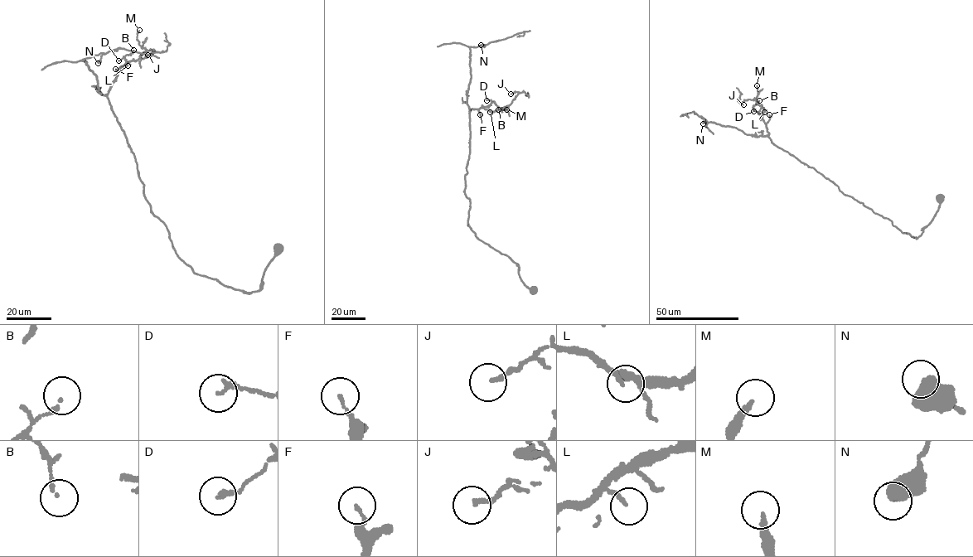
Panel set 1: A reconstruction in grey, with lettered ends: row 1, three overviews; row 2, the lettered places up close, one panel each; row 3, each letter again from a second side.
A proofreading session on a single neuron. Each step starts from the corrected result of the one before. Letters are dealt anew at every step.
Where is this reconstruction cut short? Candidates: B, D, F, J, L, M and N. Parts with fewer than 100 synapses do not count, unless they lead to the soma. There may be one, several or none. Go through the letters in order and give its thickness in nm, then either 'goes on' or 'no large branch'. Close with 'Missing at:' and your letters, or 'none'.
B: 130 nm | no large branch
D: 190 nm | no large branch
F: 110 nm | no large branch
J: 150 nm | no large branch
L: 130 nm | no large branch
M: 240 nm | no large branch
N: 600 nm | no large branch
Missing at: none

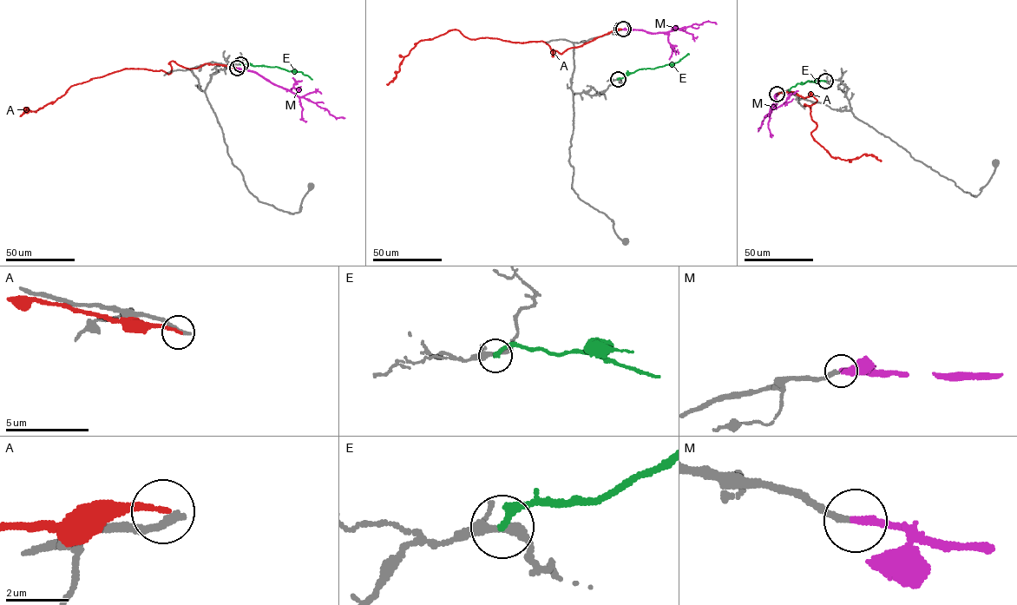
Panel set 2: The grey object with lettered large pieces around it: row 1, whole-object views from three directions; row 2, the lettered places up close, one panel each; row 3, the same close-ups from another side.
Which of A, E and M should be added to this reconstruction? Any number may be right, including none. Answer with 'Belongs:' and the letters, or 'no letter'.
Belongs: M

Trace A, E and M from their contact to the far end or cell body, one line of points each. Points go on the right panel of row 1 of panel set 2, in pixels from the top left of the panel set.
A: (777, 94), (810, 92), (817, 101), (803, 106), (817, 126), (811, 135), (832, 157), (881, 161)
E: (825, 82), (798, 83), (790, 90)
M: (777, 94), (774, 95), (777, 103), (759, 128)

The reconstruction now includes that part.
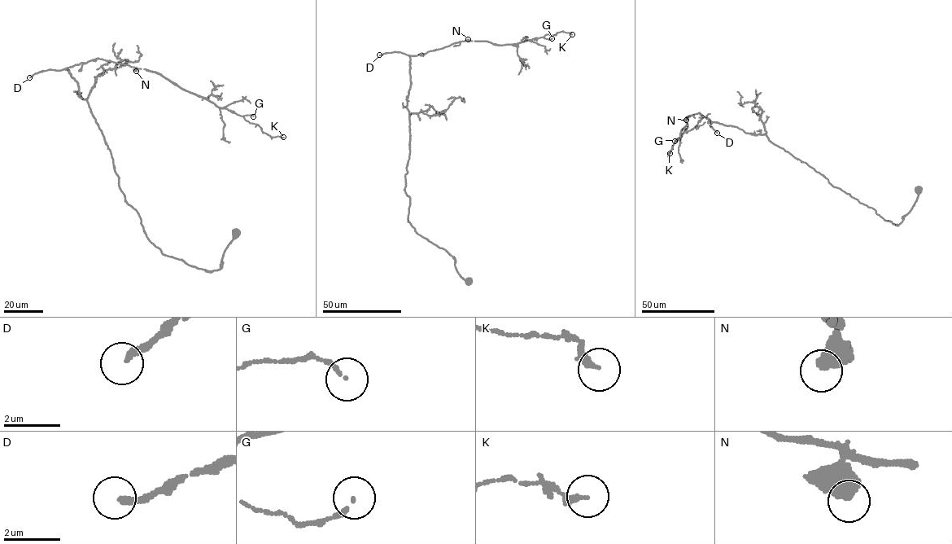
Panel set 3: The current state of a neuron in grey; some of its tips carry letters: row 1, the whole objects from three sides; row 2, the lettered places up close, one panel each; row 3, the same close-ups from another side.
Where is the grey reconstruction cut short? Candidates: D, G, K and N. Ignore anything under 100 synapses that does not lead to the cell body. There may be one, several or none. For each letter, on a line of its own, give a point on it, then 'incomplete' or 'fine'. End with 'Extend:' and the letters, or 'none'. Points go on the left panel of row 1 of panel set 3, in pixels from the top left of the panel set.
D: at (29, 77); incomplete
G: at (253, 116); fine
K: at (283, 137); fine
N: at (136, 71); fine
Extend: D

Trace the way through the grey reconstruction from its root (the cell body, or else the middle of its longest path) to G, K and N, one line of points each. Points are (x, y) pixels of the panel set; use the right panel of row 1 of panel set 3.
G: (919, 189), (912, 208), (896, 225), (765, 134), (711, 122), (698, 112), (685, 117), (687, 127), (674, 141)
K: (919, 189), (912, 208), (896, 225), (765, 134), (711, 122), (699, 112), (685, 117), (687, 127), (670, 153)
N: (919, 189), (912, 208), (896, 225), (833, 186), (765, 134), (711, 122), (699, 112), (686, 120)

